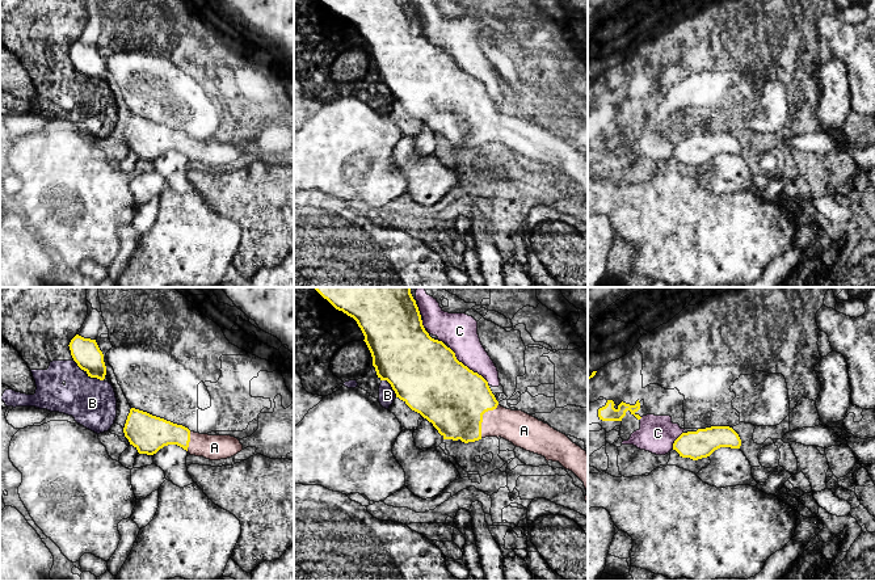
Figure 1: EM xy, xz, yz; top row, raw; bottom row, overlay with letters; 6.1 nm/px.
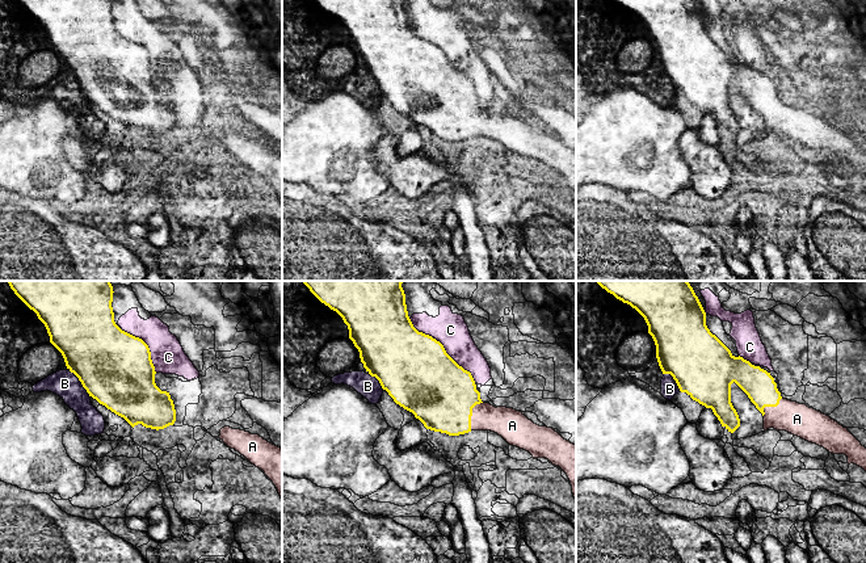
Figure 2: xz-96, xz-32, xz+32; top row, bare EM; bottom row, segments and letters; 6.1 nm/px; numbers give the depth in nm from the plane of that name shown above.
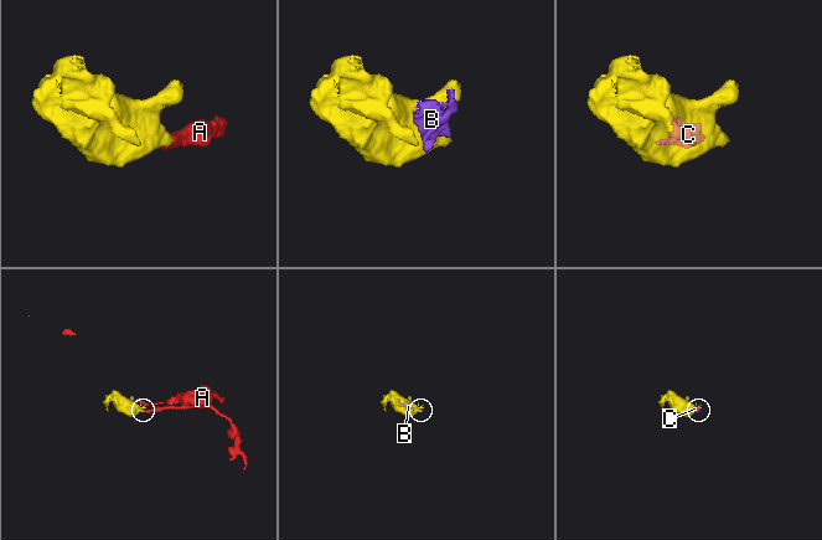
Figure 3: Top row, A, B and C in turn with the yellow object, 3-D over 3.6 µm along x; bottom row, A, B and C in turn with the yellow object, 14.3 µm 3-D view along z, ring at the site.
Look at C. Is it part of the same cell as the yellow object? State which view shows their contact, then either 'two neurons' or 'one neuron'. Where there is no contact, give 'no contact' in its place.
meets yellow in xz; two neurons

